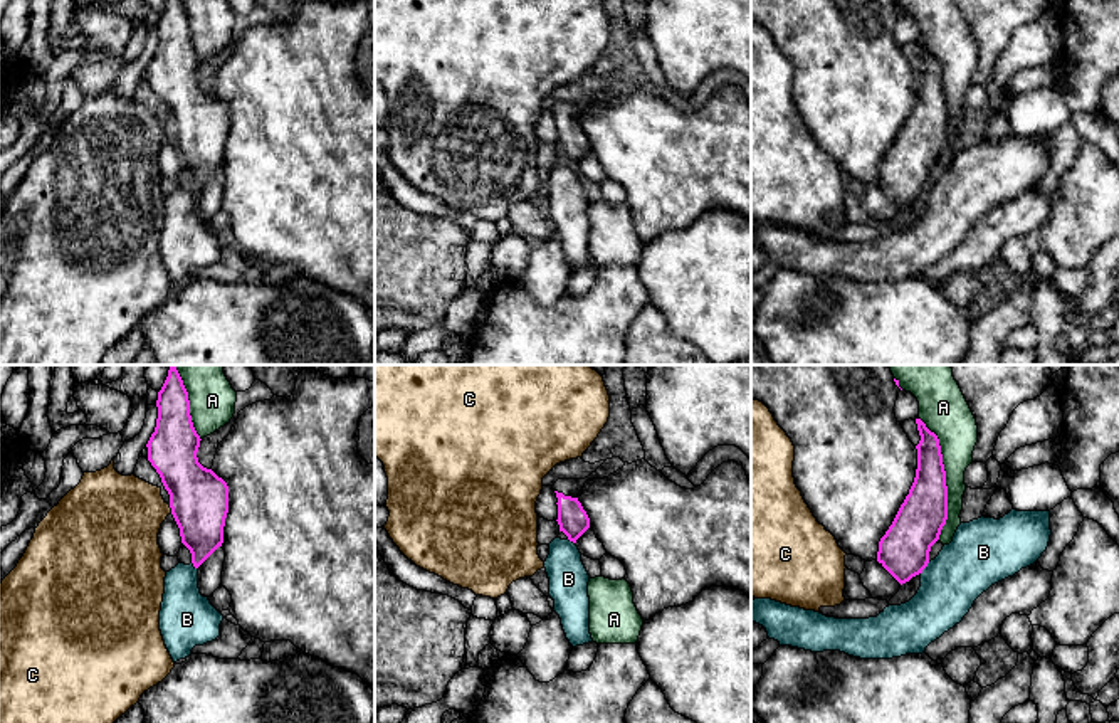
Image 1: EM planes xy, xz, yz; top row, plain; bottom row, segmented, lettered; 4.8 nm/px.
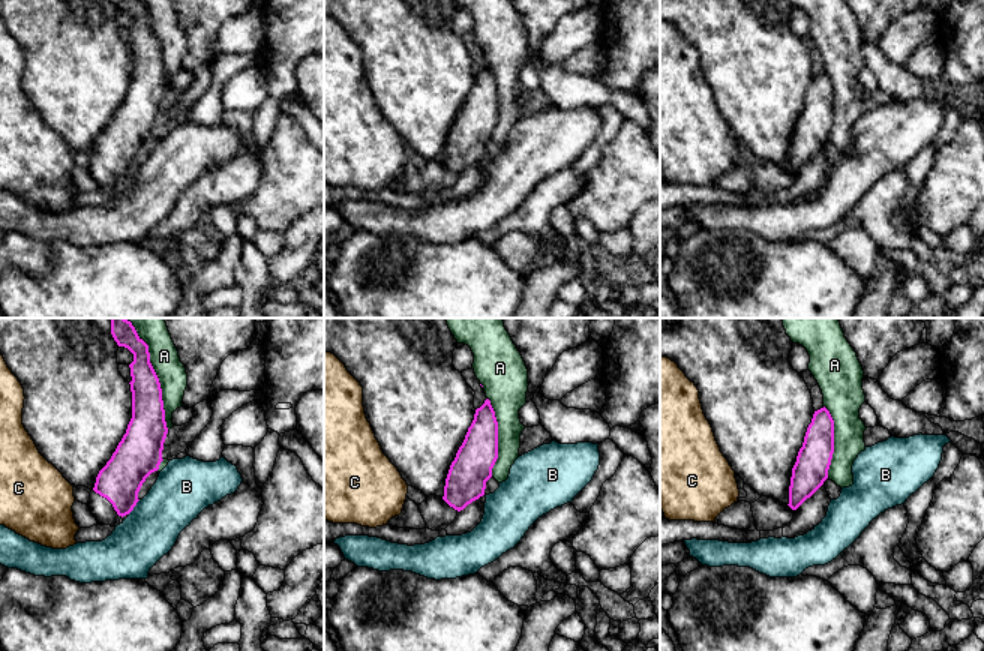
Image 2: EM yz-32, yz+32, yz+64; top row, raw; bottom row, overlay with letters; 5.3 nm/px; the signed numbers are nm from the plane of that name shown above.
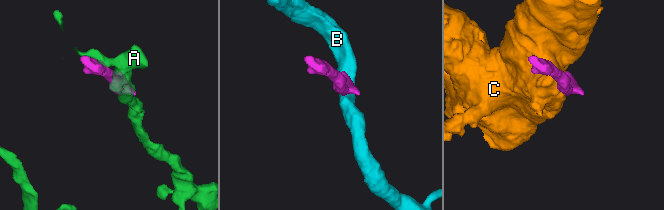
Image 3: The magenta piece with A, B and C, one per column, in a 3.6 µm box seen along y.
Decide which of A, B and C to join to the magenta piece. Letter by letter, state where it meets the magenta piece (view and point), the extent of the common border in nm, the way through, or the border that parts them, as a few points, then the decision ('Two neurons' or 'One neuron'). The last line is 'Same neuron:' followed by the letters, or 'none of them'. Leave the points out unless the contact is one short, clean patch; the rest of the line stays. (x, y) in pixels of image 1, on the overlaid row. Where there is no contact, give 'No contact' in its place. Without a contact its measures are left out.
A: Touches magenta at yz (945, 478). Shared border 600 nm. Two neurons
B: Touches magenta at yz (924, 567). Shared border 80 nm. Boundary: yz (929, 562), (921, 574). Two neurons
C: Touches magenta at xy (170, 506). Shared border 40 nm. Boundary: xy (168, 505), (172, 511). Two neurons
Same neuron: none of them

